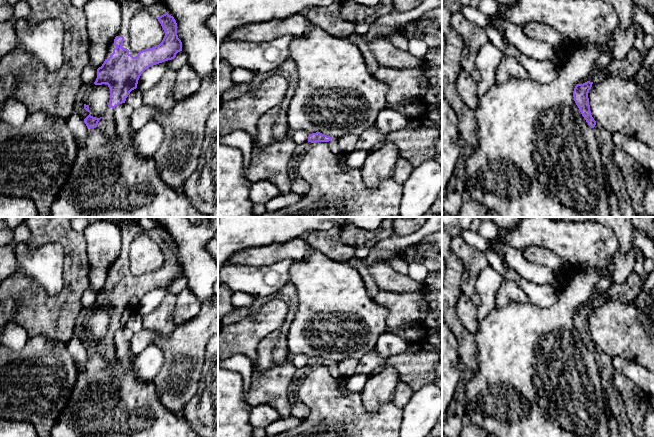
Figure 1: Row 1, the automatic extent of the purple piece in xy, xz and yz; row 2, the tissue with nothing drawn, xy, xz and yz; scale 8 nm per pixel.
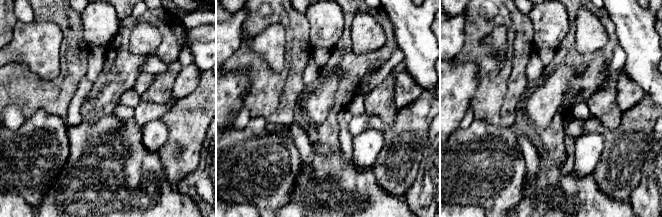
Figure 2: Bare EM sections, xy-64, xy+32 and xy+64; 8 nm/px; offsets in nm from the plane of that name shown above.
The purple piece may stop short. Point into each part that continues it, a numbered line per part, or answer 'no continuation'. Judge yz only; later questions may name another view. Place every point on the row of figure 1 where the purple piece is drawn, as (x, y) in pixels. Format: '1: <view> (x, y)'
1: yz (606, 145)

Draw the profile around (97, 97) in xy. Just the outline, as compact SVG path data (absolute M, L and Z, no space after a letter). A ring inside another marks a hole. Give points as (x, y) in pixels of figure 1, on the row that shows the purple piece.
M93 84L84 90L84 104L89 106L89 114L100 118L108 108L110 100L110 89L107 84Z

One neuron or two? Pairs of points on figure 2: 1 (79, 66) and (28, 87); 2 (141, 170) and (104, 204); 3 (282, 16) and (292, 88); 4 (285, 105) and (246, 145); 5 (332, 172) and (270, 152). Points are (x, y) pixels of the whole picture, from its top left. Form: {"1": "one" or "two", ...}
{"1": "one", "2": "one", "3": "one", "4": "two", "5": "two"}

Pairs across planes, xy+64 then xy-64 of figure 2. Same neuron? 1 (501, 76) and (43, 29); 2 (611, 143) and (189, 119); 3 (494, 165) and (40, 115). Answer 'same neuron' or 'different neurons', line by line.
1: different neurons
2: same neuron
3: same neuron

